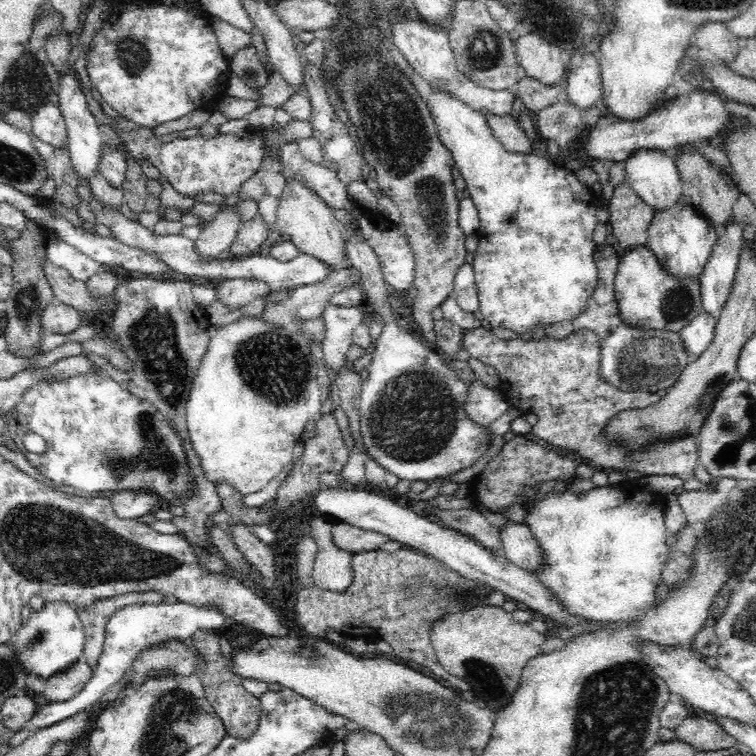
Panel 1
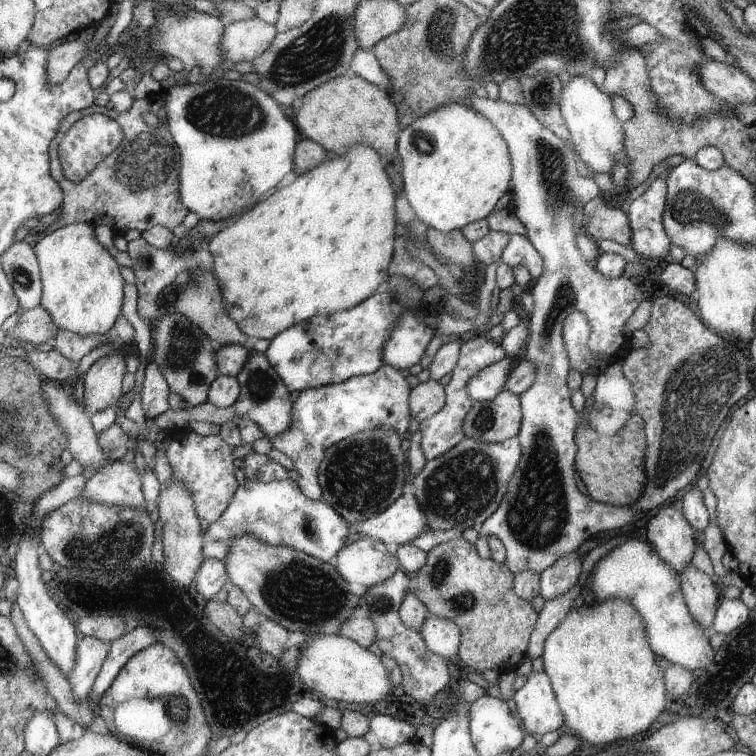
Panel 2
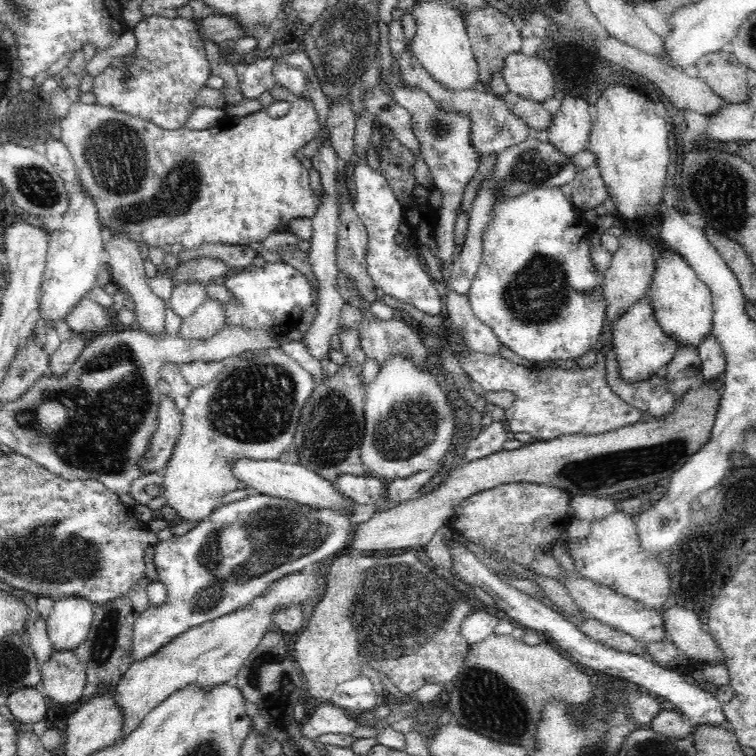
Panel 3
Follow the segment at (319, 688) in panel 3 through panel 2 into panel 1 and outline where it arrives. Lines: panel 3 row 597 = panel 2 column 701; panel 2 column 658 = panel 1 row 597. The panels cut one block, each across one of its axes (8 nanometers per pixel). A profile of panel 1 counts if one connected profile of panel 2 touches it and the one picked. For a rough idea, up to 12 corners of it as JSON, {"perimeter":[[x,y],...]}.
{"perimeter":[[402,546],[350,554],[344,592],[300,586],[298,634],[386,640],[432,660],[446,612],[508,596]]}

